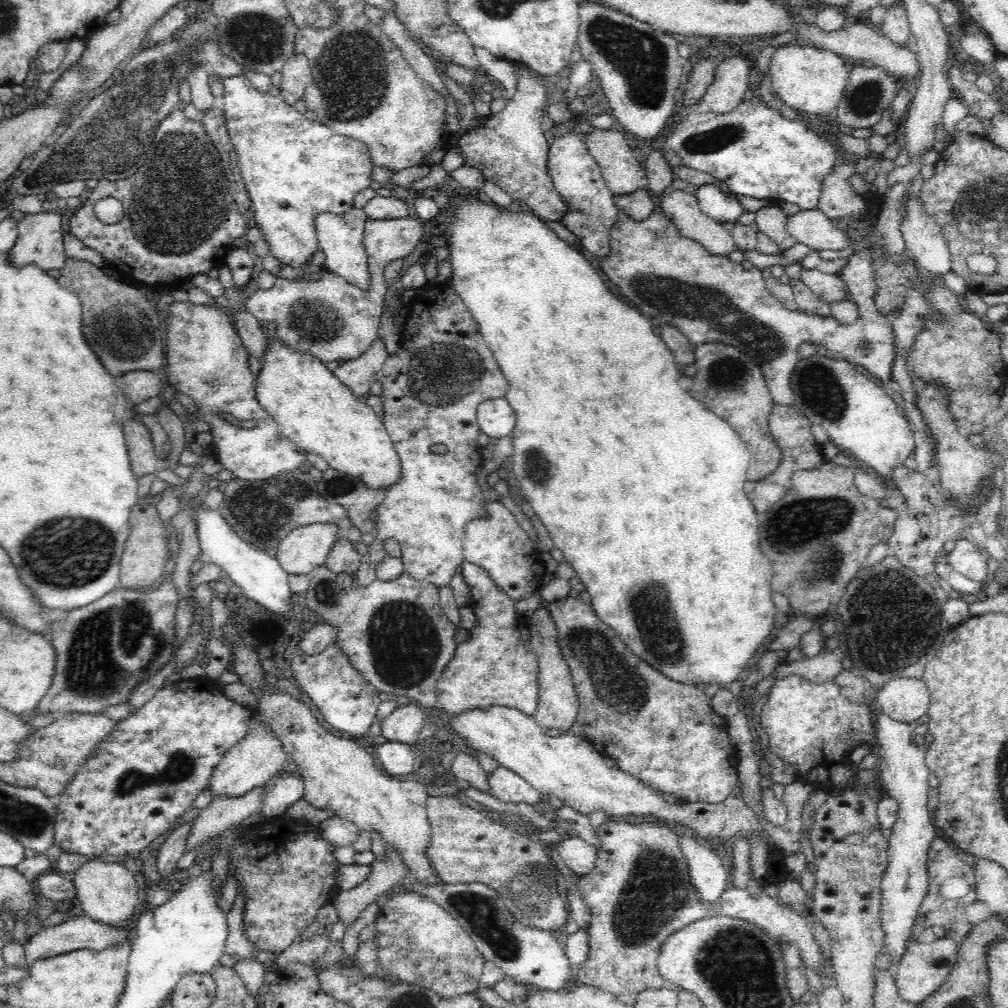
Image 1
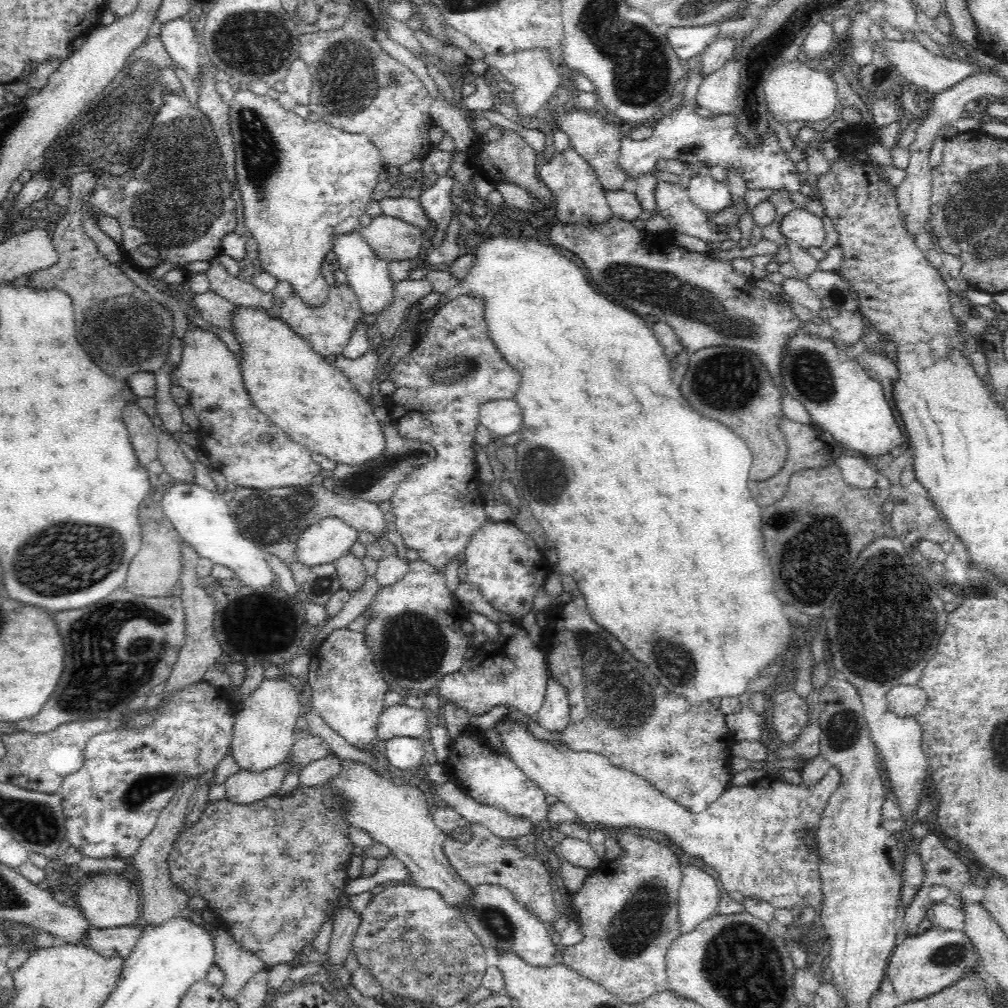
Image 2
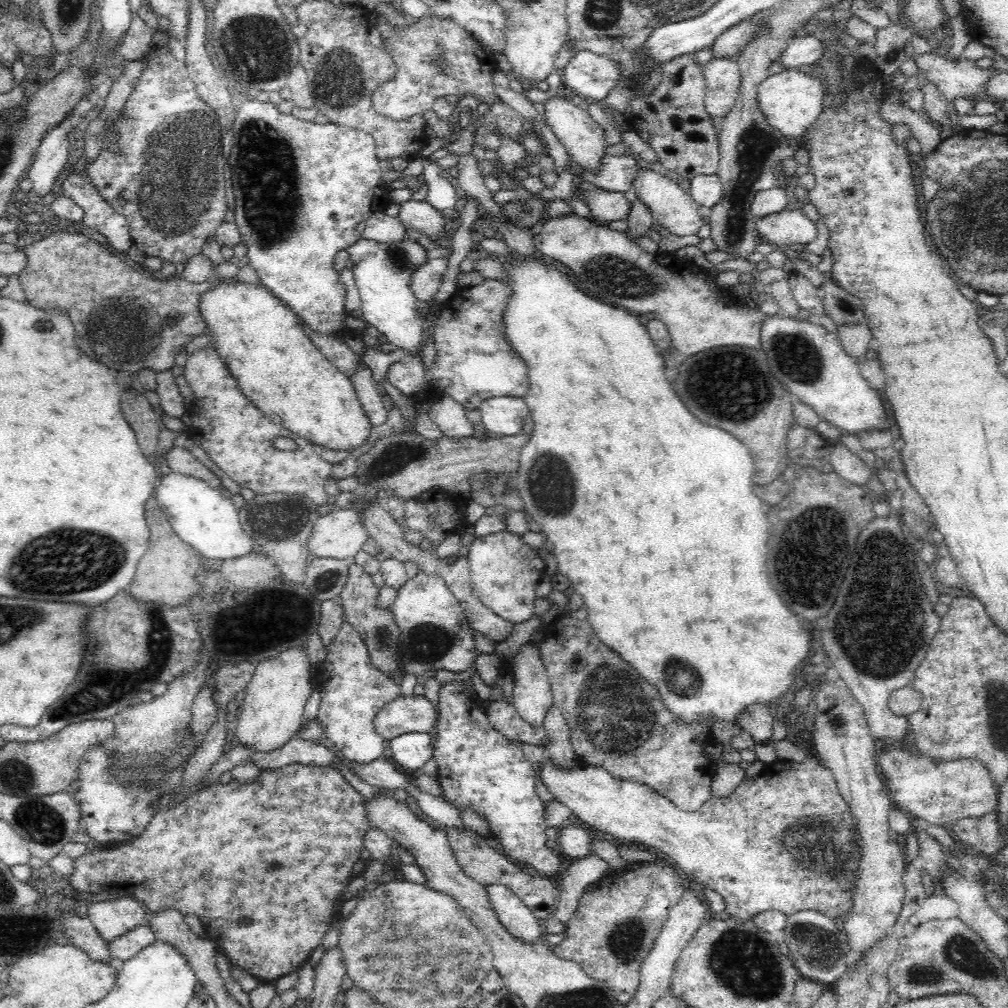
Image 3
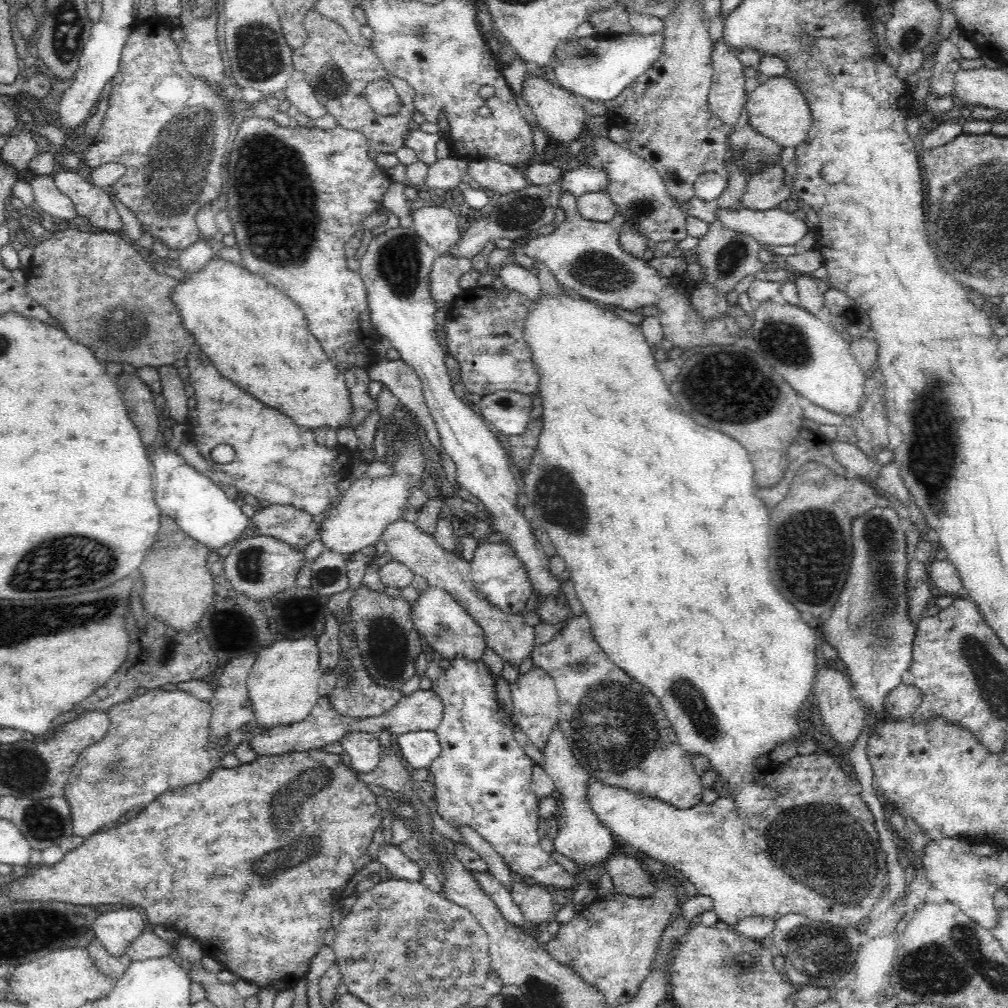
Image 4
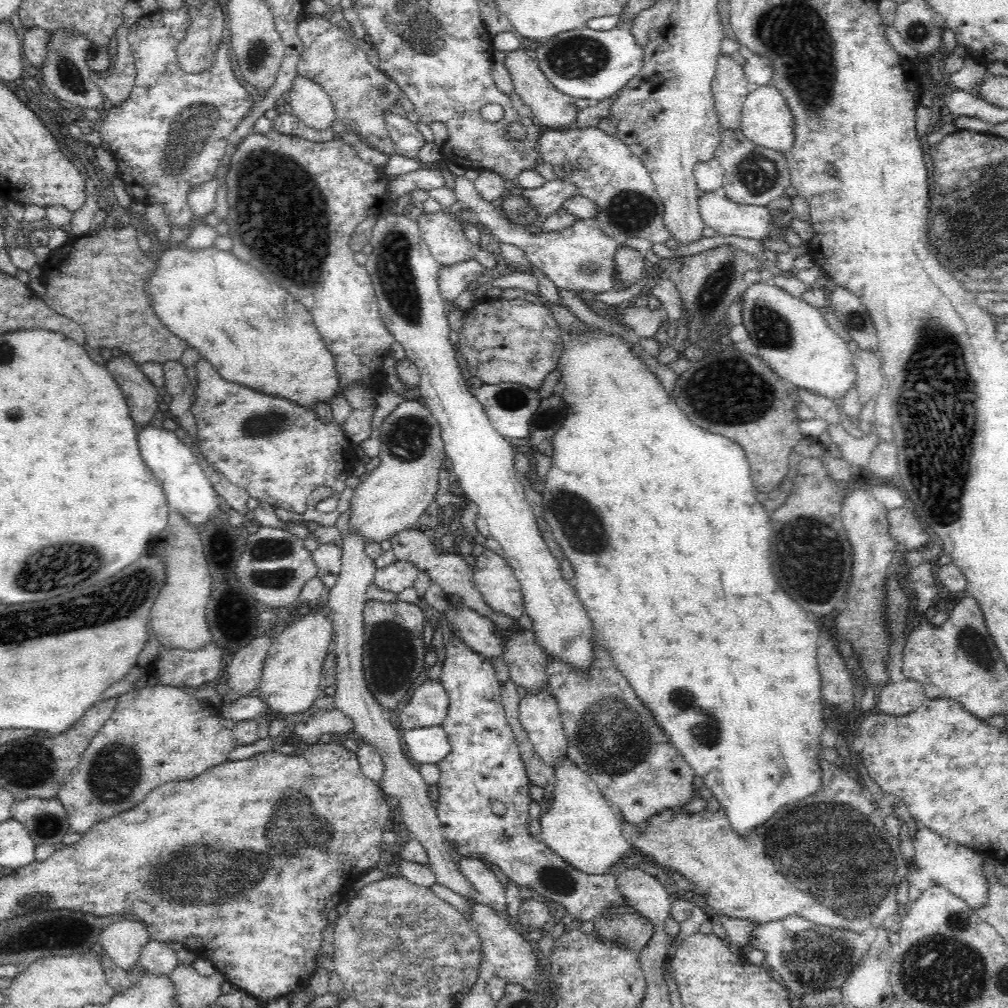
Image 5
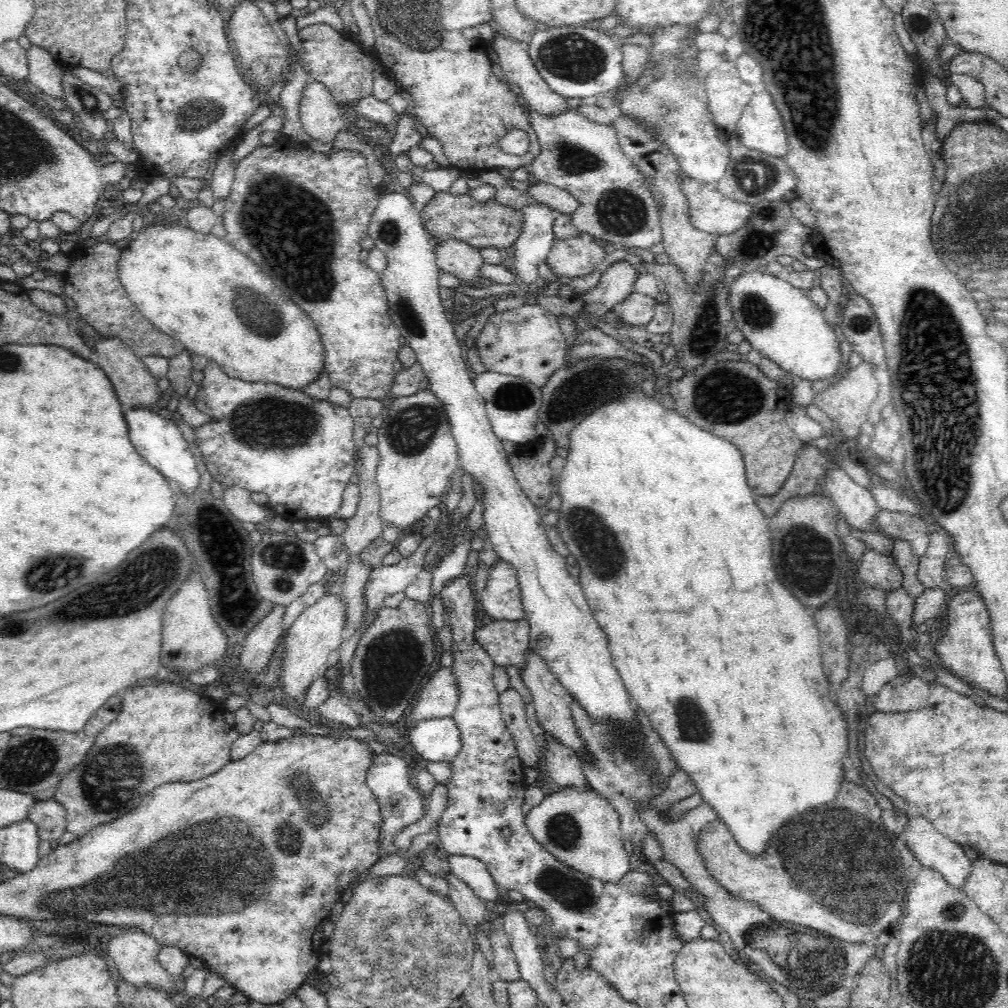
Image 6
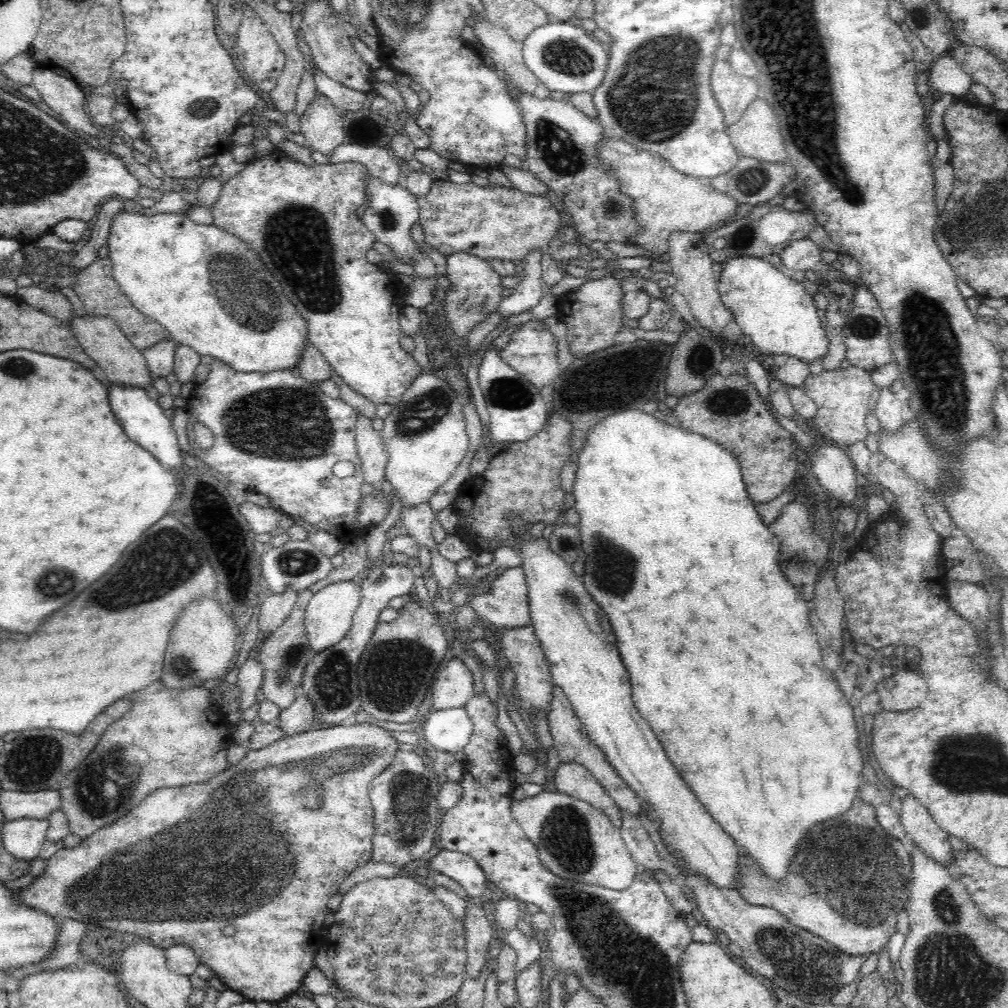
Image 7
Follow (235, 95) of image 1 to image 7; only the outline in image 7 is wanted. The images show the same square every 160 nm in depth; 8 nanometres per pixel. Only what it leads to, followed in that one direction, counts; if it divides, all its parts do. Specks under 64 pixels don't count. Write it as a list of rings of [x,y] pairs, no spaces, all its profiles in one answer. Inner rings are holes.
[[[278,151],[277,153],[269,154],[263,161],[248,165],[242,171],[229,178],[223,184],[216,202],[212,204],[209,212],[210,216],[212,216],[213,226],[238,236],[238,239],[246,242],[250,248],[254,248],[258,252],[258,256],[264,262],[264,266],[278,278],[284,294],[286,294],[286,297],[289,298],[298,313],[306,321],[306,332],[308,333],[309,341],[324,356],[324,359],[336,371],[336,374],[350,388],[368,398],[375,405],[390,404],[394,408],[402,400],[403,394],[410,388],[412,381],[422,372],[426,372],[427,369],[418,365],[412,354],[408,354],[402,349],[399,341],[401,330],[398,318],[400,318],[400,314],[405,306],[404,285],[397,278],[396,274],[386,271],[380,265],[371,264],[367,260],[368,251],[374,248],[374,244],[377,241],[376,237],[365,228],[363,222],[356,216],[356,210],[364,204],[364,189],[362,188],[366,186],[366,183],[364,183],[364,178],[368,176],[368,171],[366,170],[367,168],[362,163],[348,161],[324,165],[314,163],[308,167],[298,161],[288,159],[285,154],[281,154]]]

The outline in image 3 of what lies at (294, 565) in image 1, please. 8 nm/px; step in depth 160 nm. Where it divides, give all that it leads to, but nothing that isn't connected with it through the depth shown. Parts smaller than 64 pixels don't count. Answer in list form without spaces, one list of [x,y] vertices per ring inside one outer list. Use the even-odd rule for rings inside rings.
[[[361,491],[360,494],[353,497],[348,506],[344,506],[344,508],[336,507],[333,511],[329,511],[327,515],[319,516],[307,540],[309,552],[316,554],[318,558],[336,558],[338,560],[354,558],[355,554],[362,551],[364,542],[370,537],[363,529],[361,523],[363,512],[361,510],[364,509],[365,511],[365,508],[370,505],[380,504],[379,498],[378,493],[373,495]]]

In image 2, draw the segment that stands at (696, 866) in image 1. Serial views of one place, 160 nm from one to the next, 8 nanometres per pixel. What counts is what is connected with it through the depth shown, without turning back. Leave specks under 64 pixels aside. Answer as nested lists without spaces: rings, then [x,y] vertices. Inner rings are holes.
[[[694,862],[682,864],[682,880],[679,888],[678,902],[678,936],[691,933],[696,927],[707,918],[716,914],[720,892],[714,878],[706,874],[700,868],[694,866]]]

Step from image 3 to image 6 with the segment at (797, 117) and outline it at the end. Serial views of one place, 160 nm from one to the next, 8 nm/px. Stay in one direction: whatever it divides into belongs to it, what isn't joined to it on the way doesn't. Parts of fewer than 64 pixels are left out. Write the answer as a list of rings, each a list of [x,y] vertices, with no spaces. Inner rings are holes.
[[[766,90],[753,93],[734,134],[746,148],[776,158],[784,159],[789,149],[782,117]]]

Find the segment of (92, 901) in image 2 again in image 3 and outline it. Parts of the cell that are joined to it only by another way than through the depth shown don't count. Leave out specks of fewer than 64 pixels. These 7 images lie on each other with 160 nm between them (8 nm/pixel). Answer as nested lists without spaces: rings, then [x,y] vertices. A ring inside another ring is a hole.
[[[120,897],[116,901],[90,904],[88,916],[99,935],[109,943],[143,925],[146,911],[137,900]]]

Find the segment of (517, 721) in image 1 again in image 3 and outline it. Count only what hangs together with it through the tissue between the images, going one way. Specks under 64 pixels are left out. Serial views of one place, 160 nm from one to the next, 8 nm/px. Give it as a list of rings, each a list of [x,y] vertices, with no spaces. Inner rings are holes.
[[[546,758],[544,762],[544,766],[542,766],[542,774],[540,774],[537,779],[541,780],[547,787],[548,790],[554,795],[554,798],[556,800],[559,800],[562,804],[565,804],[574,814],[574,819],[581,822],[584,825],[589,825],[592,827],[596,832],[602,831],[602,833],[607,833],[608,838],[612,839],[616,843],[626,843],[628,844],[646,844],[646,846],[650,846],[650,848],[654,848],[654,850],[657,850],[659,852],[663,852],[666,854],[666,856],[670,856],[672,860],[674,860],[675,864],[678,868],[682,869],[684,874],[688,875],[689,880],[693,883],[693,886],[696,888],[704,888],[708,887],[709,889],[715,890],[722,896],[722,899],[724,899],[724,914],[728,914],[729,918],[732,920],[746,920],[751,919],[753,916],[756,916],[756,914],[760,914],[760,912],[766,912],[766,910],[779,910],[780,912],[784,913],[785,915],[791,915],[797,912],[800,912],[804,909],[810,909],[811,911],[816,911],[819,913],[822,913],[826,915],[828,918],[835,919],[839,922],[841,922],[842,918],[846,916],[853,907],[853,898],[851,895],[851,892],[855,889],[855,882],[857,881],[857,872],[859,869],[860,864],[860,857],[861,857],[861,850],[859,849],[858,845],[856,845],[856,838],[858,838],[858,829],[856,829],[854,815],[851,813],[849,804],[844,800],[844,797],[840,794],[840,791],[837,787],[836,779],[834,779],[834,775],[832,775],[832,772],[825,768],[825,766],[822,764],[822,762],[818,761],[818,766],[816,768],[812,768],[812,772],[806,772],[806,762],[807,760],[804,760],[804,762],[790,762],[786,760],[771,762],[770,764],[767,764],[764,766],[763,770],[754,778],[748,778],[745,780],[742,780],[740,784],[737,786],[736,790],[727,797],[710,797],[698,810],[694,810],[694,812],[686,812],[684,810],[680,810],[670,799],[667,799],[666,797],[662,796],[661,794],[658,794],[654,789],[650,788],[648,785],[643,785],[642,783],[635,783],[632,781],[622,781],[618,780],[616,778],[613,778],[606,770],[603,770],[602,768],[597,768],[596,766],[588,766],[586,764],[581,764],[578,762],[576,765],[576,768],[574,770],[570,770],[570,772],[565,772],[564,770],[559,770],[548,758]]]

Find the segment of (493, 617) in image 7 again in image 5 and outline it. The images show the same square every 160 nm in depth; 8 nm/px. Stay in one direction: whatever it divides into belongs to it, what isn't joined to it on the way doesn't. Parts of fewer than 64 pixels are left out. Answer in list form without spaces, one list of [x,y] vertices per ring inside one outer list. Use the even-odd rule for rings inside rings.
[[[483,547],[476,554],[473,581],[486,605],[506,617],[520,618],[524,613],[524,603],[520,583],[512,567],[502,557]]]

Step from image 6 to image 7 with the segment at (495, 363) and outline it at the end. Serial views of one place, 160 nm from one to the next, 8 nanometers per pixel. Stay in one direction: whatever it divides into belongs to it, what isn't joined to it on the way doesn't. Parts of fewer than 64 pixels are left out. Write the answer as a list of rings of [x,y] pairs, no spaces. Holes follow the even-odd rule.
[[[533,319],[524,323],[521,328],[514,332],[510,341],[502,345],[504,361],[539,389],[548,386],[558,377],[557,354],[556,339],[540,319]]]

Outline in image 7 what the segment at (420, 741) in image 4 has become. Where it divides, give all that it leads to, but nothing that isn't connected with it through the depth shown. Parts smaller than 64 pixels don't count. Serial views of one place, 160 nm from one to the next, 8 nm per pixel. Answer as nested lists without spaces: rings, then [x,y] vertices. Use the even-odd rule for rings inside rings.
[[[466,706],[435,711],[423,724],[424,739],[432,753],[446,750],[455,754],[464,749],[474,732],[474,723],[466,713]]]

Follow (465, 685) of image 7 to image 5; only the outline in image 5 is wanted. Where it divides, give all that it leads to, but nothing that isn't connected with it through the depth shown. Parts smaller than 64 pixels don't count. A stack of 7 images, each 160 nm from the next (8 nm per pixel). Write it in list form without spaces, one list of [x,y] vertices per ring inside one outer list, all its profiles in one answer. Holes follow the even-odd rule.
[[[426,679],[412,696],[412,701],[397,713],[400,730],[439,726],[444,722],[450,706],[450,697],[439,680]]]

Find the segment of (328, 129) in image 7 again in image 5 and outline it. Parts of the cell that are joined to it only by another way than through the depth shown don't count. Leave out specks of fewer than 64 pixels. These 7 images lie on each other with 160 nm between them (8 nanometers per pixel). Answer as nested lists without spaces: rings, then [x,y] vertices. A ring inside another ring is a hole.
[[[296,77],[290,91],[293,115],[314,130],[331,128],[336,120],[330,96],[323,86],[306,77]]]

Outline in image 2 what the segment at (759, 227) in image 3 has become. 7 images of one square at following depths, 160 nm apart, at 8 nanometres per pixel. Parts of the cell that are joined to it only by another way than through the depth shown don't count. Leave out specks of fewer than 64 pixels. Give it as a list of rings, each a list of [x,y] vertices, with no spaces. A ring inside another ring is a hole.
[[[804,208],[794,209],[780,220],[780,233],[806,249],[821,247],[826,240],[823,220]]]

